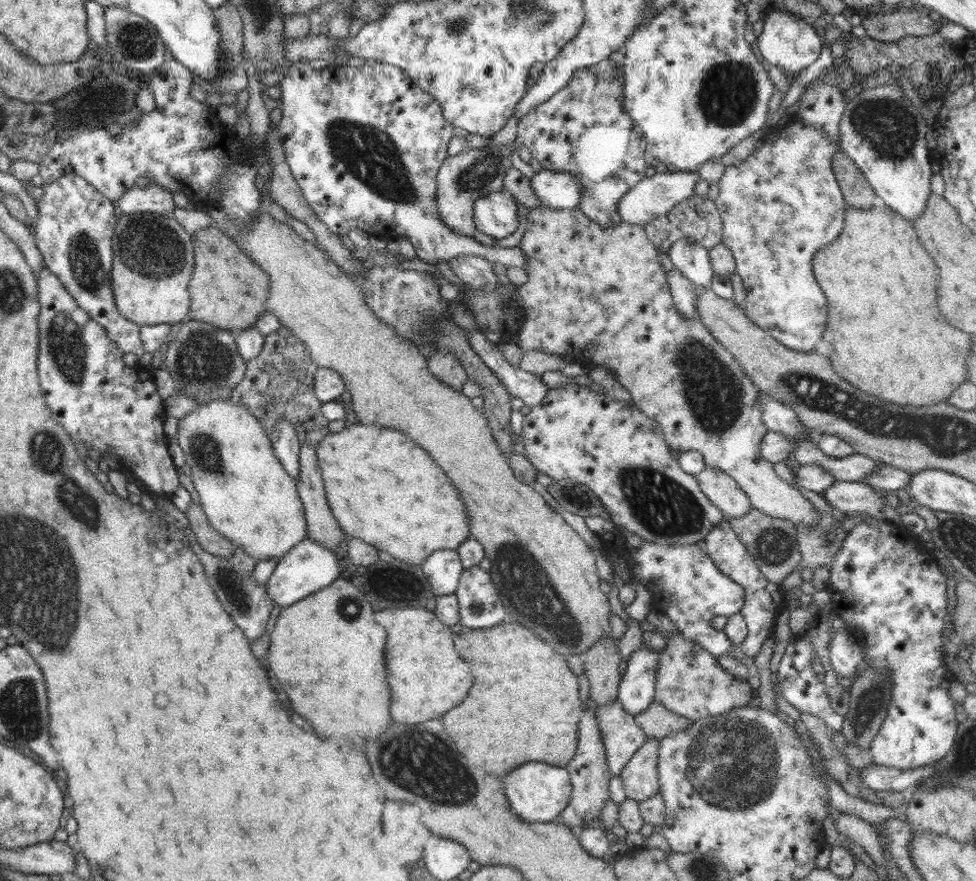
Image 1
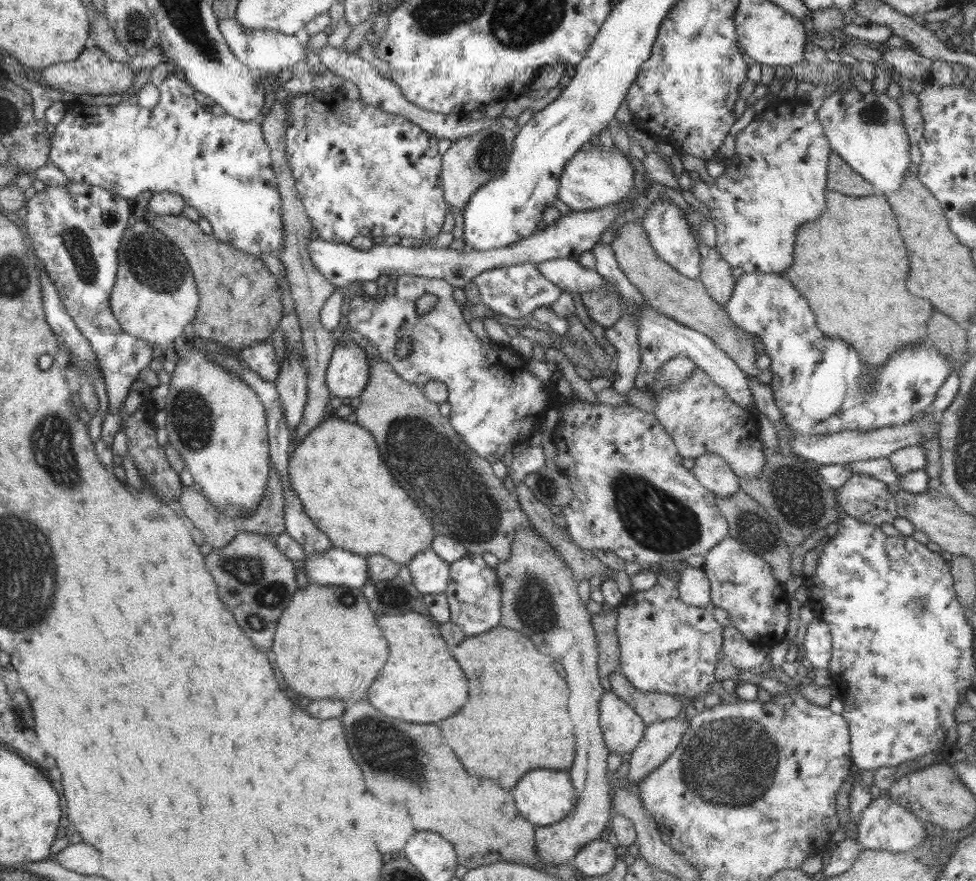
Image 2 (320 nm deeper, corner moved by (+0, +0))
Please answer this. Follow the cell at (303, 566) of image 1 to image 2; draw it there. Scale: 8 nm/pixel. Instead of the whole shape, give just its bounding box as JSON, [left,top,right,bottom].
[297,546,370,590]

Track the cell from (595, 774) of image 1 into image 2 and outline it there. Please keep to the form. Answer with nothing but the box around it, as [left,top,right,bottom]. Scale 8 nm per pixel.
[495,527,614,865]

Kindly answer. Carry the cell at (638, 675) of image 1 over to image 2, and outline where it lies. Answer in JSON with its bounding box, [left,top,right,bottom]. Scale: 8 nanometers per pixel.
[616,573,723,699]

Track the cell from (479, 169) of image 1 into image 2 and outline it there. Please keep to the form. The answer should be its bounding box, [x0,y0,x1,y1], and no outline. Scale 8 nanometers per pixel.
[441,125,516,211]

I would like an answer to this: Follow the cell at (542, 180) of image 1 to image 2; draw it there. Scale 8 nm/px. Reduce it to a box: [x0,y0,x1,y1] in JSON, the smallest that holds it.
[558,141,634,211]

